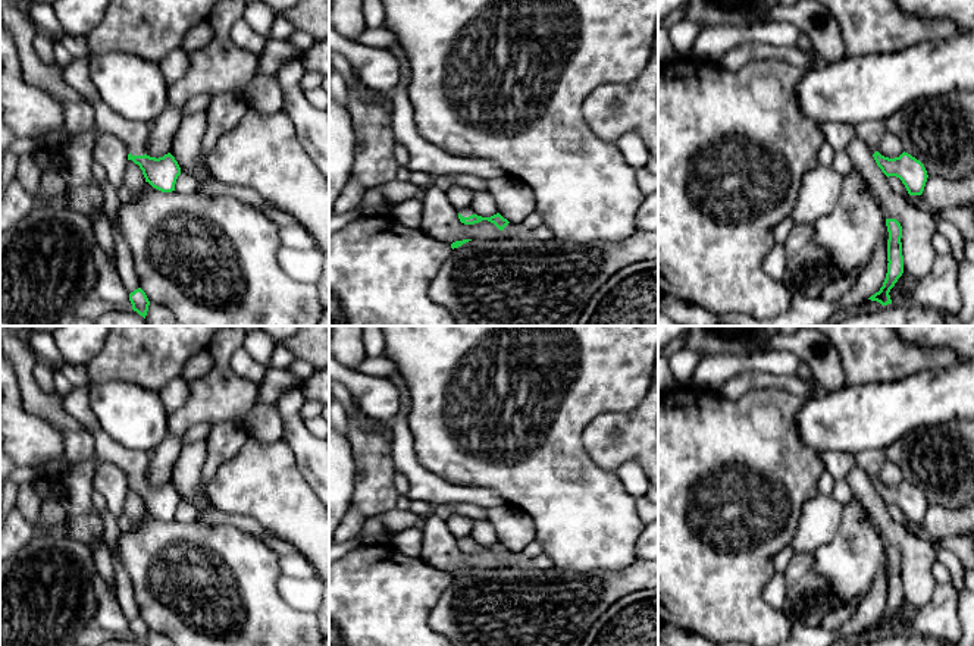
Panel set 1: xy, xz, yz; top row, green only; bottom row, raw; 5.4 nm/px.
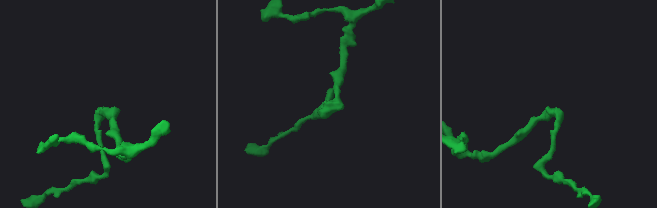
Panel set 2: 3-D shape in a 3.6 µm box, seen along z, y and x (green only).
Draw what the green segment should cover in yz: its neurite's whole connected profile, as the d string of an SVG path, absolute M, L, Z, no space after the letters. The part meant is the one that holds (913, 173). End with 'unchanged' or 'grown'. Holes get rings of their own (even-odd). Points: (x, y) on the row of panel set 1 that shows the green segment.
M865 120L855 128L855 135L865 141L877 166L889 176L902 181L909 195L921 195L927 182L927 170L924 164L908 153L889 159L879 153L879 142L887 131L883 120Z | grown

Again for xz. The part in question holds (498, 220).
M467 207L464 210L458 210L458 219L464 225L475 225L475 223L479 223L482 220L488 220L488 222L494 223L499 231L504 231L504 228L510 223L499 213L497 213L491 217L477 216L472 207Z | grown

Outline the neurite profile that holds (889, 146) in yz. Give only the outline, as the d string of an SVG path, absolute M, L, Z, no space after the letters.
M886 131L879 142L879 153L884 157L895 159L903 153L903 145L895 134Z

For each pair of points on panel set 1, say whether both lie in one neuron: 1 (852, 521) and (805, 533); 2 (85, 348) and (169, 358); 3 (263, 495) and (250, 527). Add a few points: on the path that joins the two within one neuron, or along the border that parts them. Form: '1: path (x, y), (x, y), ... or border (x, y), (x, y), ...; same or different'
1: border (842, 507), (836, 533), (814, 551); different
2: border (106, 341), (105, 347), (85, 364); different
3: border (219, 510), (228, 514), (250, 516), (281, 539); different

